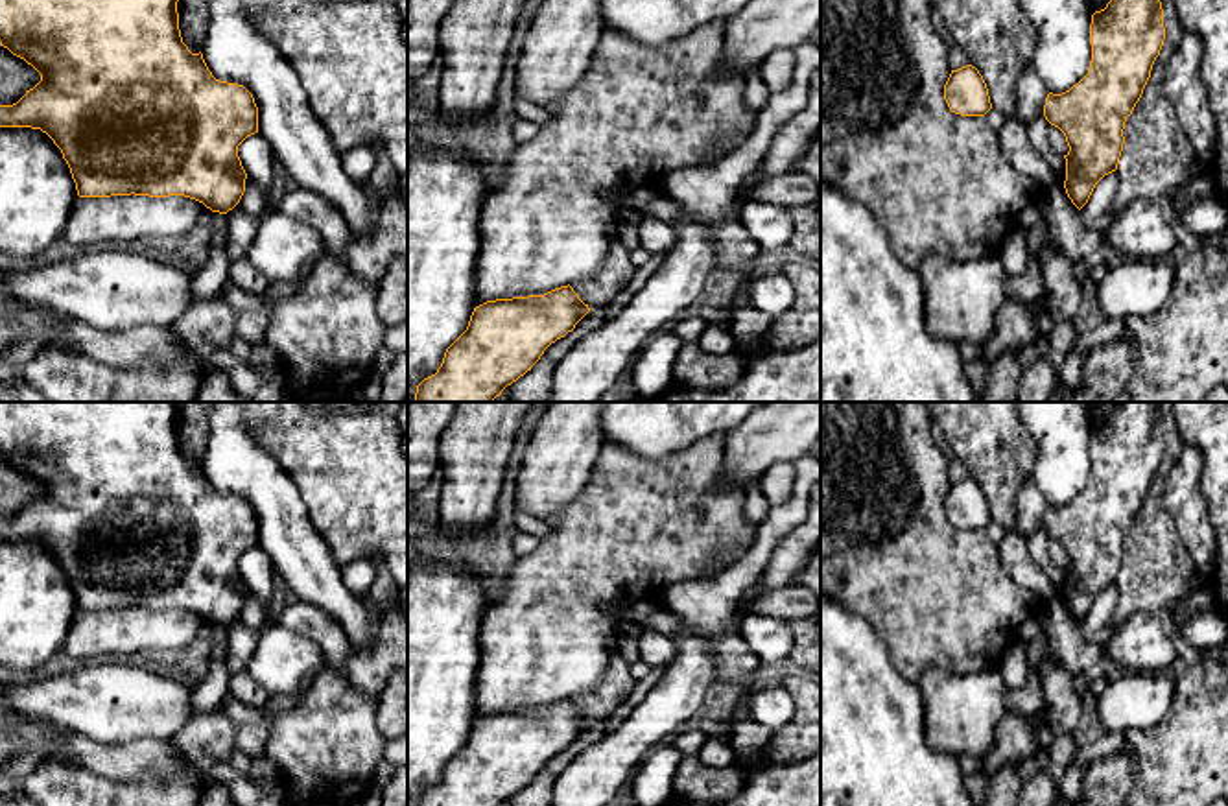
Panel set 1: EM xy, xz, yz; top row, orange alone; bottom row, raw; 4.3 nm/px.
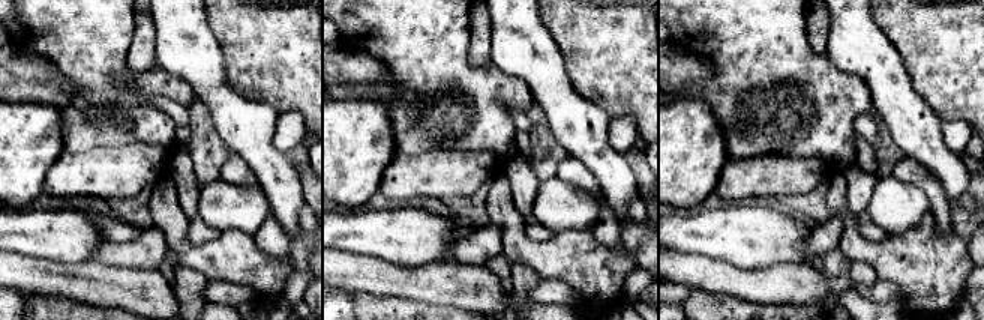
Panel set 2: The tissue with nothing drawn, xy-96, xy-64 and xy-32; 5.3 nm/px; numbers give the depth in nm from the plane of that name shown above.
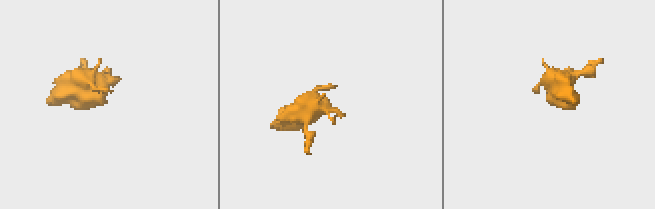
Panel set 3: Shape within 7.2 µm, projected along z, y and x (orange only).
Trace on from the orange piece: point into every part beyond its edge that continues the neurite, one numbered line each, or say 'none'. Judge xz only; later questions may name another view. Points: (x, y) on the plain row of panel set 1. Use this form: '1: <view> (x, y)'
none

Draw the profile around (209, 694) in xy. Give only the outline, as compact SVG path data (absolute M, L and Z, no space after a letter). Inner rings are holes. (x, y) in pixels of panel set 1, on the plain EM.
M223 627L223 638L212 644L212 655L207 664L205 677L194 684L190 712L192 716L205 716L221 708L229 695L230 671L225 664L227 657L227 627Z

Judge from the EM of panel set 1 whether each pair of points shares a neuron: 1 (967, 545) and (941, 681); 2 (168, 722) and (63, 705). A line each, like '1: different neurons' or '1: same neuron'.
1: different neurons
2: same neuron

